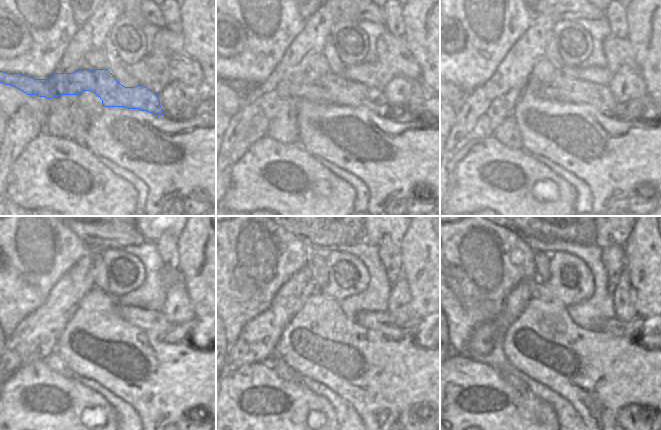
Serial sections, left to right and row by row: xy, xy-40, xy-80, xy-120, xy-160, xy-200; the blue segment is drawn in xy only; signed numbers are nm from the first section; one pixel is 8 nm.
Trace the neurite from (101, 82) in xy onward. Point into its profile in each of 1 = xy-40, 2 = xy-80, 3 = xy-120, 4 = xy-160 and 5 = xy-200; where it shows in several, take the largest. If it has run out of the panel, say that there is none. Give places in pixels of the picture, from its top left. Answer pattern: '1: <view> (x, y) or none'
1: xy-40 (336, 89)
2: xy-80 (560, 88)
3: xy-120 (148, 320)
4: xy-160 (381, 321)
5: xy-200 (619, 328)

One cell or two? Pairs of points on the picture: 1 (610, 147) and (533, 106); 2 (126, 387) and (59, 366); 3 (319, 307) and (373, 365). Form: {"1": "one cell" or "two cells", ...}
{"1": "one cell", "2": "two cells", "3": "one cell"}

